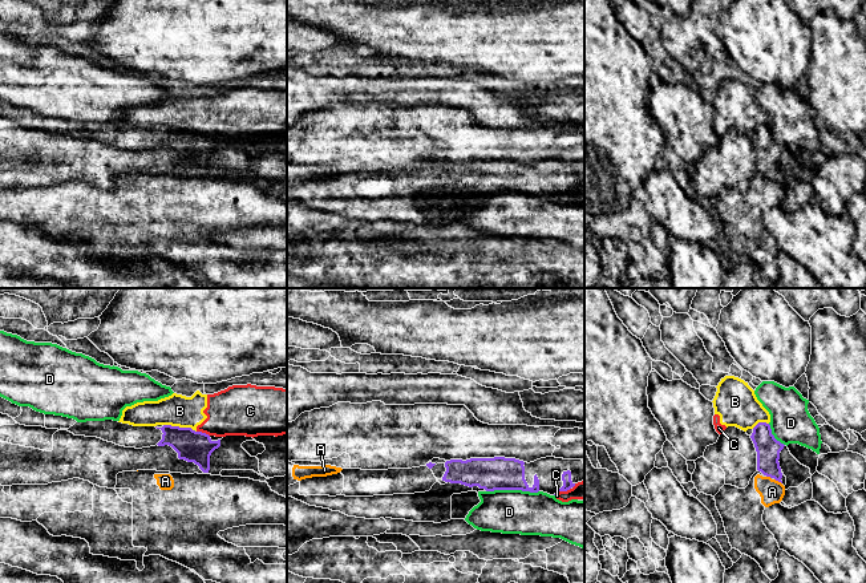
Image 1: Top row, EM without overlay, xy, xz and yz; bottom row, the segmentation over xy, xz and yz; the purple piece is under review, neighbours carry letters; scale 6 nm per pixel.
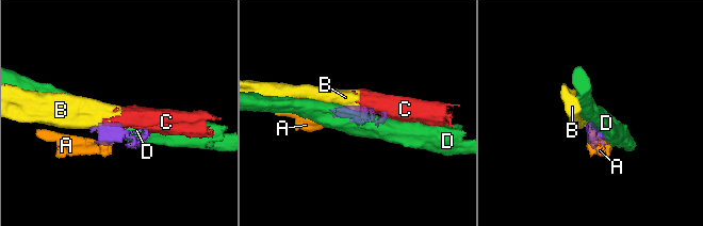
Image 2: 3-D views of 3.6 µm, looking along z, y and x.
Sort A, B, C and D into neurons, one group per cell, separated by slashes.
A / B C / D

